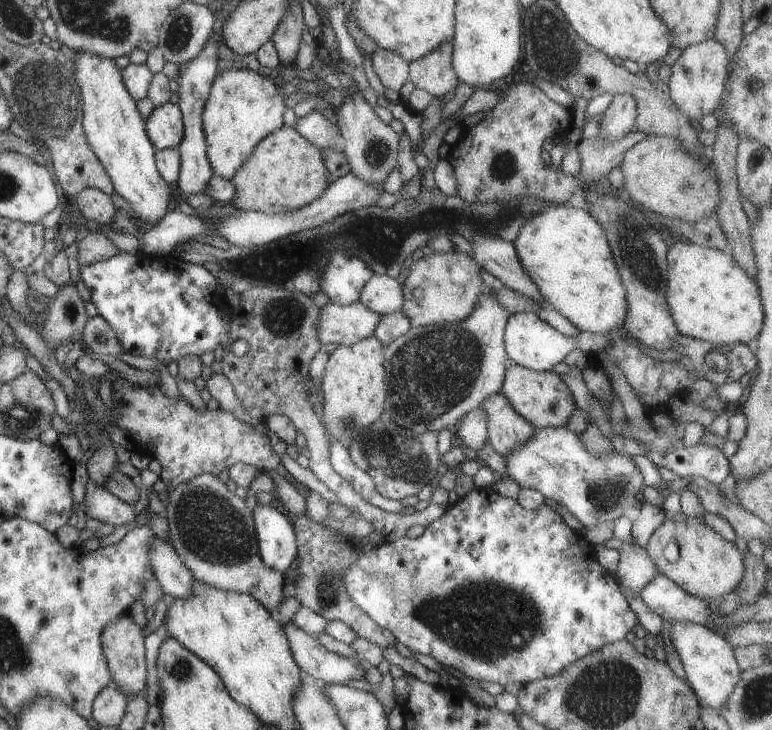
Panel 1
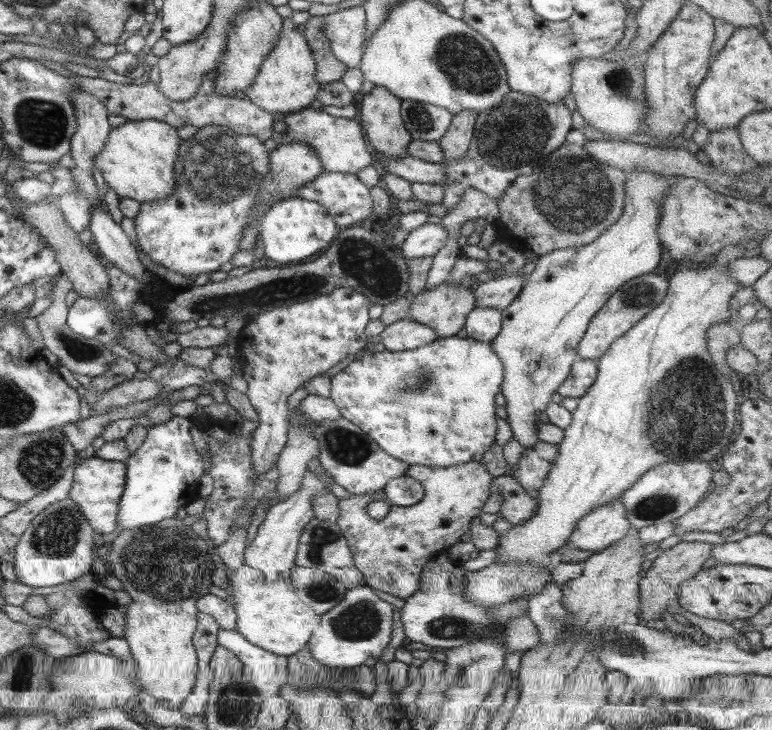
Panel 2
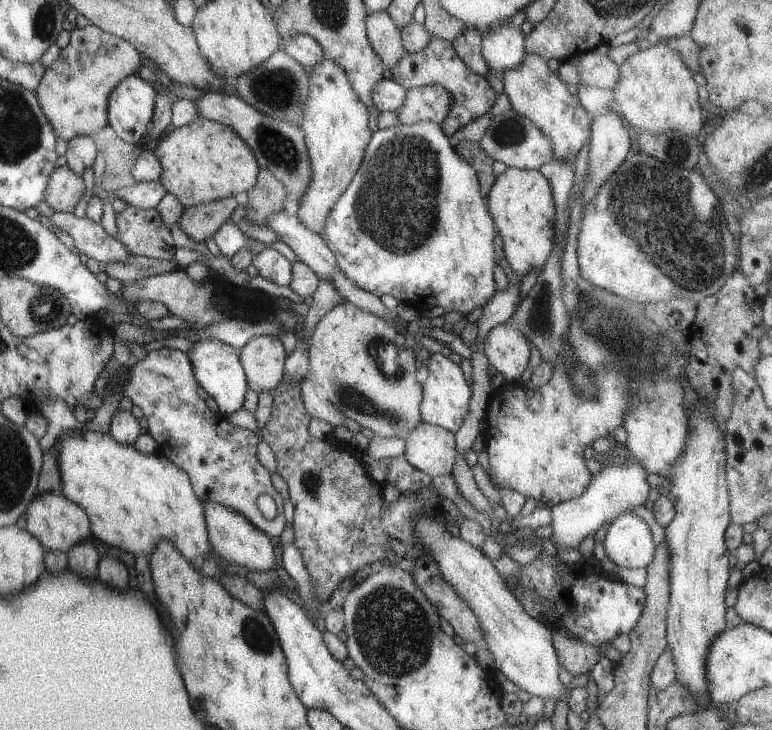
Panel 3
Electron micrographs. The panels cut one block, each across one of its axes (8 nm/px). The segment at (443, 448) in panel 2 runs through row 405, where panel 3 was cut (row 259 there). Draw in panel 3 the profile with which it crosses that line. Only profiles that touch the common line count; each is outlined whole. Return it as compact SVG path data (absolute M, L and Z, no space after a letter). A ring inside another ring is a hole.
M417 122L412 125L397 124L397 126L377 129L376 132L372 132L357 172L353 174L347 188L341 192L341 196L335 200L335 204L327 212L327 216L323 220L323 230L321 230L319 236L323 239L327 248L333 252L333 256L337 260L337 268L357 288L378 297L381 294L389 294L399 303L413 301L424 308L433 305L439 306L439 308L444 306L447 310L453 310L453 312L464 315L474 308L483 306L496 292L495 283L493 282L493 268L495 268L496 261L495 254L493 254L493 238L496 229L487 206L483 204L483 198L481 192L479 192L475 170L471 168L471 164L461 160L459 154L453 152L453 146L449 144L447 136L441 130L441 124L435 124L435 122Z

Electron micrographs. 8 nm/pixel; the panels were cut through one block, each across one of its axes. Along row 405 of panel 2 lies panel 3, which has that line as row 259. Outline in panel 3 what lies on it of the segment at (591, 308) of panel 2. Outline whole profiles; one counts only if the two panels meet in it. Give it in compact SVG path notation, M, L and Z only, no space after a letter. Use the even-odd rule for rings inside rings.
M507 167L496 177L486 198L511 270L520 278L529 270L540 272L553 248L555 235L555 205L549 181L538 170Z

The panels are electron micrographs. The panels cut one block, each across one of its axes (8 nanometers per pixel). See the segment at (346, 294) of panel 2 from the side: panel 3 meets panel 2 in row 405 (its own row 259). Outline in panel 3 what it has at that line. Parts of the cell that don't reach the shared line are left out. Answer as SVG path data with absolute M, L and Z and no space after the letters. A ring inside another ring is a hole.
M273 248L260 249L251 258L258 275L278 286L287 286L291 280L291 263Z

